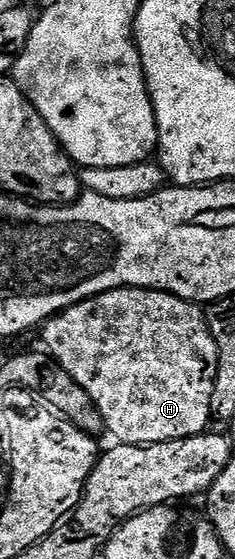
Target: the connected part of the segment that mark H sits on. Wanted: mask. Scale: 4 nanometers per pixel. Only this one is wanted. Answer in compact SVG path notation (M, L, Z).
M112 289L106 293L100 293L80 301L78 305L72 305L70 309L64 309L56 313L48 321L44 322L40 330L41 337L45 340L44 348L50 358L56 364L62 365L87 391L90 402L95 406L99 417L105 420L105 425L117 436L116 440L122 445L154 445L155 443L167 443L178 441L188 437L198 437L210 428L209 421L214 420L213 396L215 395L215 383L217 382L217 364L219 363L219 351L215 343L215 335L211 335L209 318L206 310L200 304L184 301L170 293L164 293L158 289Z

